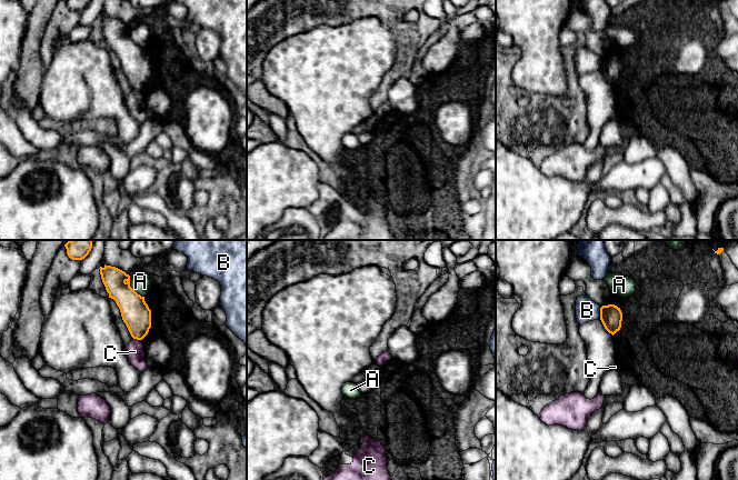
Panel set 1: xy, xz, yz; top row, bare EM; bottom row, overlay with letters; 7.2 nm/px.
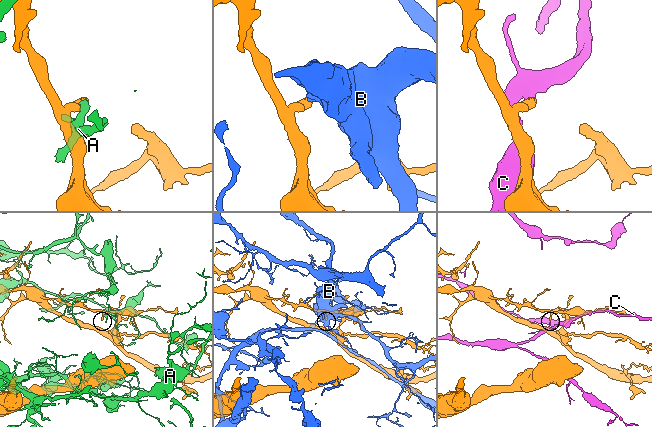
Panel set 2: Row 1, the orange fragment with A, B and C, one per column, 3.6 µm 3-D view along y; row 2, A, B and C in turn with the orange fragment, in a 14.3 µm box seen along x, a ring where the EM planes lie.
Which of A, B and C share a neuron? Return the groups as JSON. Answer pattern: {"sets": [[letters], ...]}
{"sets": [["A"], ["B"], ["C"]]}

